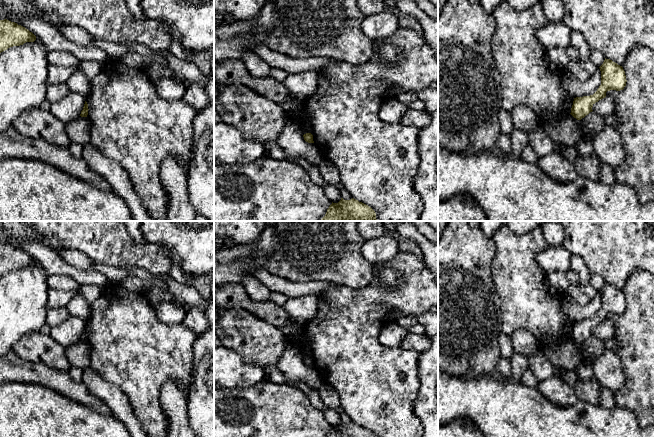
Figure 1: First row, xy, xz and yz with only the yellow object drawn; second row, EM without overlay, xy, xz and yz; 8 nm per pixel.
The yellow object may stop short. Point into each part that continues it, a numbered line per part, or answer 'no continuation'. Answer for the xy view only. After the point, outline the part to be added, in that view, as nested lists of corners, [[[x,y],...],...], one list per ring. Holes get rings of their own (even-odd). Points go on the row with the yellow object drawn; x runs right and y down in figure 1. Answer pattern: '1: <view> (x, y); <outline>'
no continuation

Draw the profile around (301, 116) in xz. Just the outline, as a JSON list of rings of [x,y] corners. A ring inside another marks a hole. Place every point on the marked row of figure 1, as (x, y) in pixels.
[[[302,102],[295,113],[291,116],[294,119],[300,129],[302,130],[303,134],[312,133],[312,124],[308,116],[308,112],[305,108],[305,103]]]

